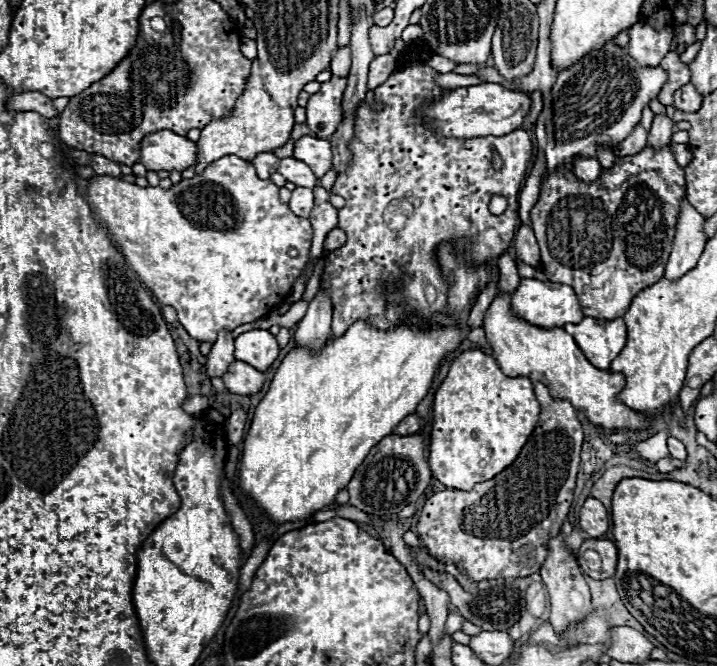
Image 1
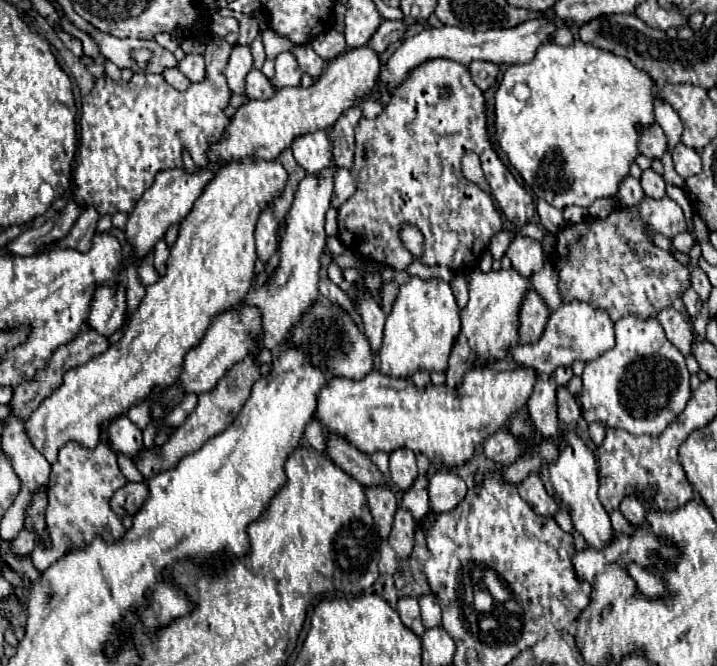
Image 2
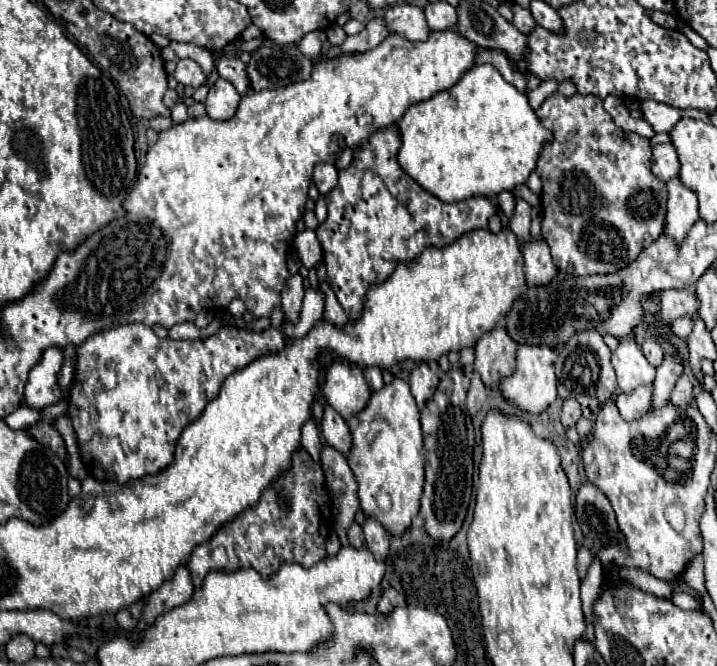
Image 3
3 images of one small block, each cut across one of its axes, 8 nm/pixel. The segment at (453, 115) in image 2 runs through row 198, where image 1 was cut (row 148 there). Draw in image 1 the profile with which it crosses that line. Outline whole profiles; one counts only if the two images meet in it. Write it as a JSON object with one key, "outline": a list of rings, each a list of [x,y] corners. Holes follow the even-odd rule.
{"outline":[[[420,44],[418,50],[408,50],[404,54],[402,70],[394,72],[384,84],[374,90],[374,98],[384,104],[380,112],[368,108],[366,102],[360,104],[356,110],[354,122],[354,136],[348,144],[352,152],[350,166],[338,174],[330,194],[338,194],[346,198],[346,206],[338,210],[338,226],[346,232],[346,244],[334,252],[324,256],[324,276],[322,276],[322,290],[328,292],[334,314],[332,314],[332,338],[342,336],[356,320],[364,320],[374,328],[388,330],[390,326],[400,324],[414,324],[414,312],[418,326],[426,328],[432,320],[432,314],[446,314],[448,312],[448,280],[442,274],[438,264],[438,248],[440,244],[456,244],[458,240],[466,240],[466,248],[462,258],[474,268],[496,260],[512,242],[518,220],[518,192],[522,180],[526,176],[528,162],[532,158],[532,140],[526,130],[516,130],[504,136],[480,136],[472,140],[452,140],[452,144],[444,144],[444,140],[434,134],[432,130],[420,126],[420,118],[416,116],[416,108],[434,100],[448,90],[438,88],[434,84],[434,70],[426,66],[432,50],[426,44]],[[492,154],[498,154],[504,160],[502,170],[492,168]],[[494,194],[502,194],[508,198],[508,210],[500,216],[488,212],[488,202]],[[426,284],[434,286],[438,296],[434,304],[426,300]],[[400,294],[402,298],[408,296],[408,310],[388,310],[390,298]]]}

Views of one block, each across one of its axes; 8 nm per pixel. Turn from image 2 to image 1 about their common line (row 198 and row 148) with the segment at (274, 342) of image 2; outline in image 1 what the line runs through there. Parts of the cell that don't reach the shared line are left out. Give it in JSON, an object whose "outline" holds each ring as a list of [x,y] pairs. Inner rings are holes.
{"outline":[[[302,136],[294,144],[294,156],[296,160],[304,160],[312,168],[312,172],[322,178],[332,168],[332,150],[330,142],[314,136]]]}

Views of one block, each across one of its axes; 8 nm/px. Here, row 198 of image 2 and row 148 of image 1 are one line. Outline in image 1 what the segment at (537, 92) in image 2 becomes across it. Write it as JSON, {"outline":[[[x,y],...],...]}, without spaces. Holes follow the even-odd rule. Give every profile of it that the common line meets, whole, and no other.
{"outline":[[[608,42],[602,50],[592,50],[588,56],[584,56],[580,62],[576,62],[572,68],[558,72],[558,80],[550,92],[550,96],[544,100],[544,110],[538,116],[538,122],[534,126],[538,146],[544,148],[546,162],[548,162],[548,174],[556,168],[570,170],[574,156],[596,156],[596,148],[602,144],[618,146],[640,122],[642,108],[650,104],[650,100],[658,98],[662,86],[666,82],[666,72],[662,68],[640,68],[630,56],[626,48],[618,48],[614,42]]]}

